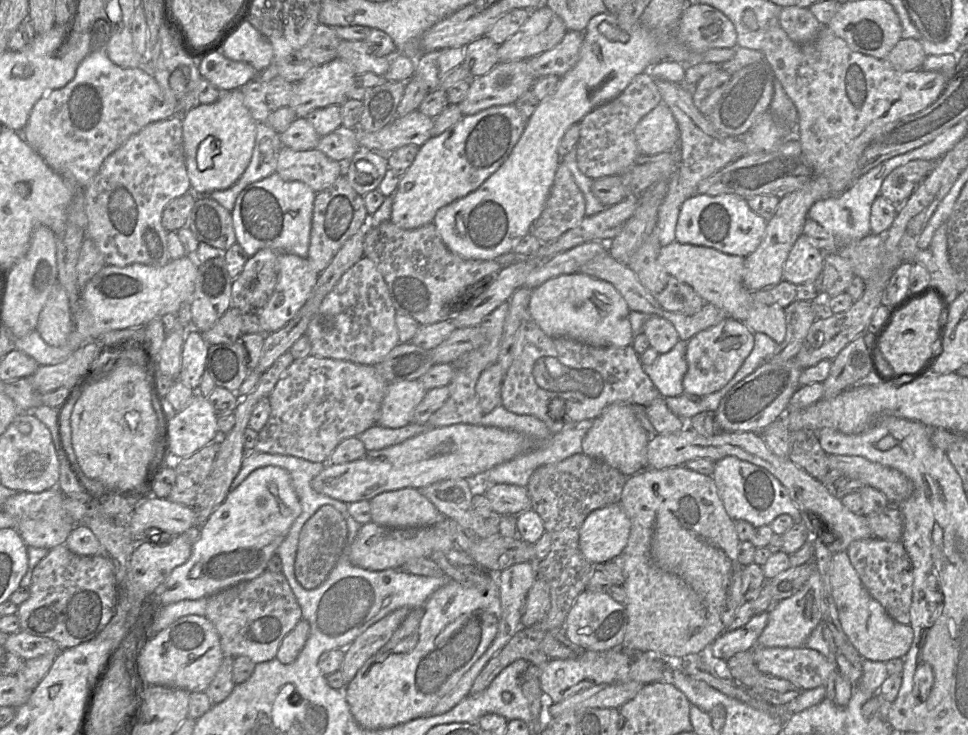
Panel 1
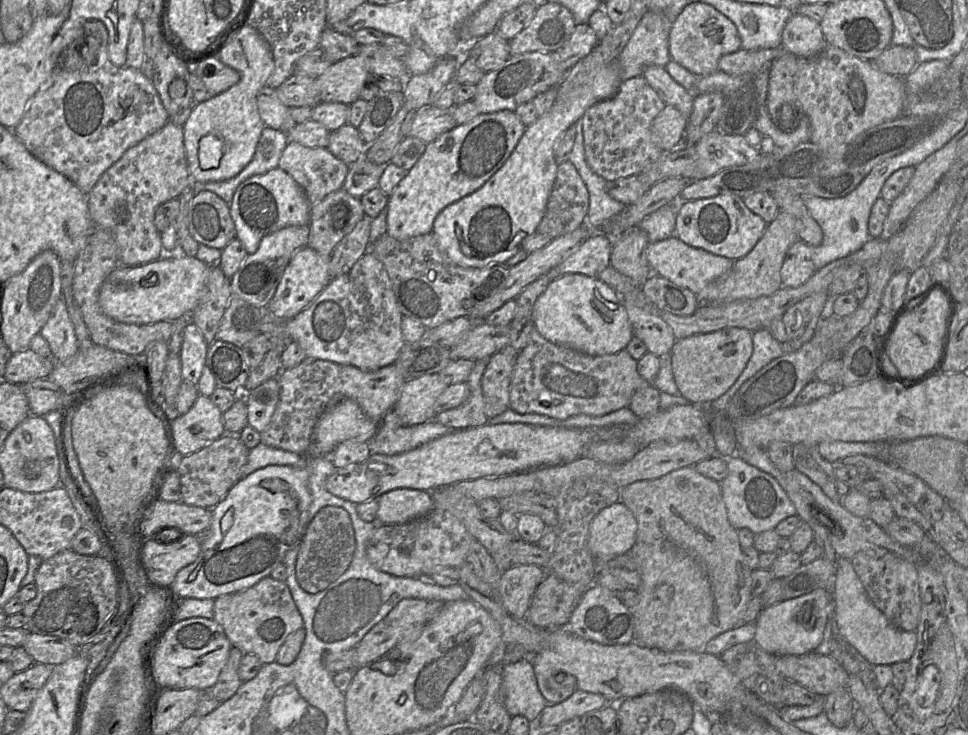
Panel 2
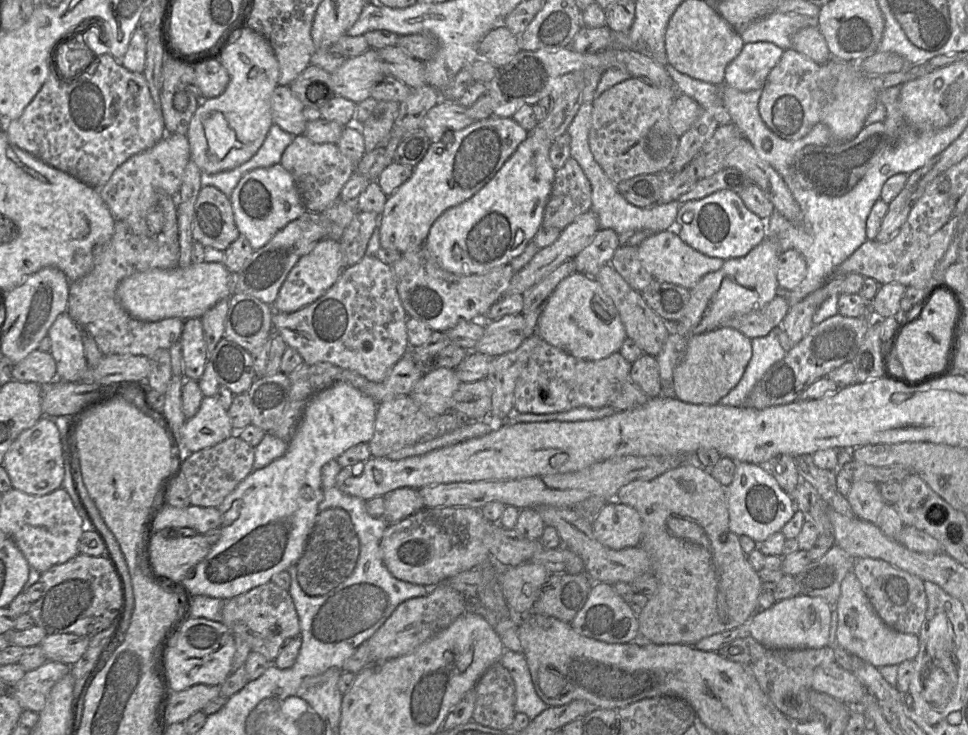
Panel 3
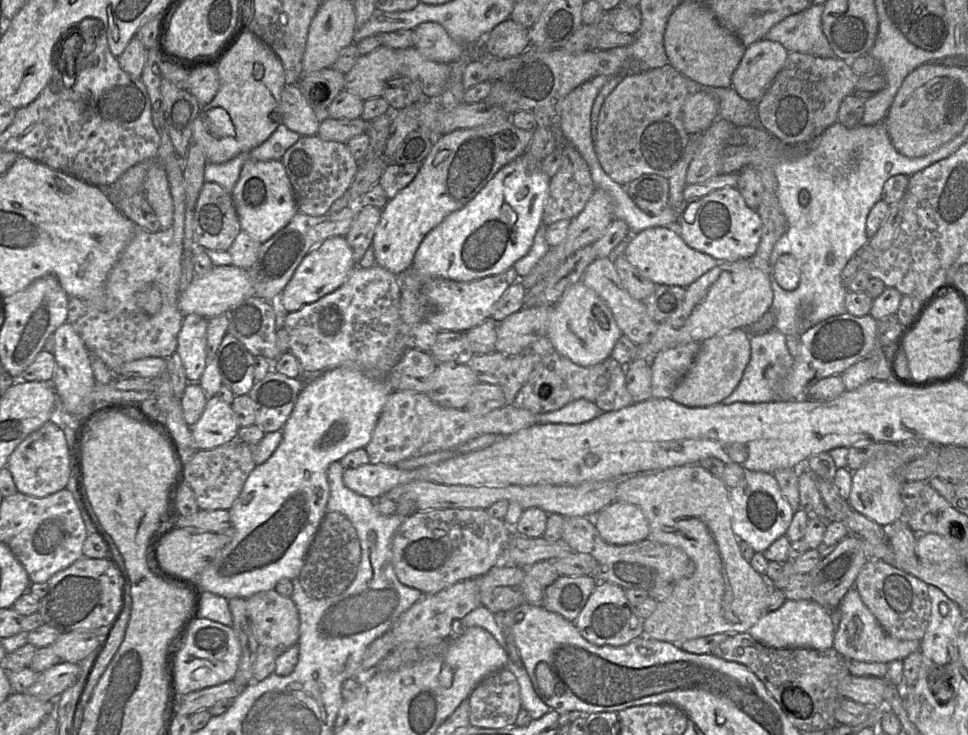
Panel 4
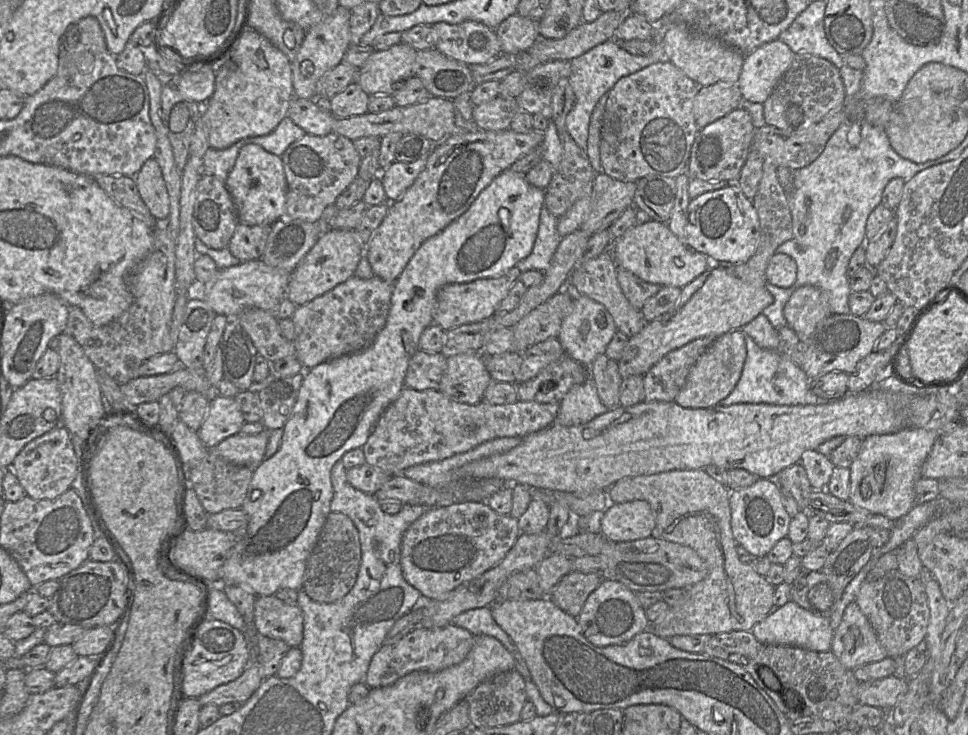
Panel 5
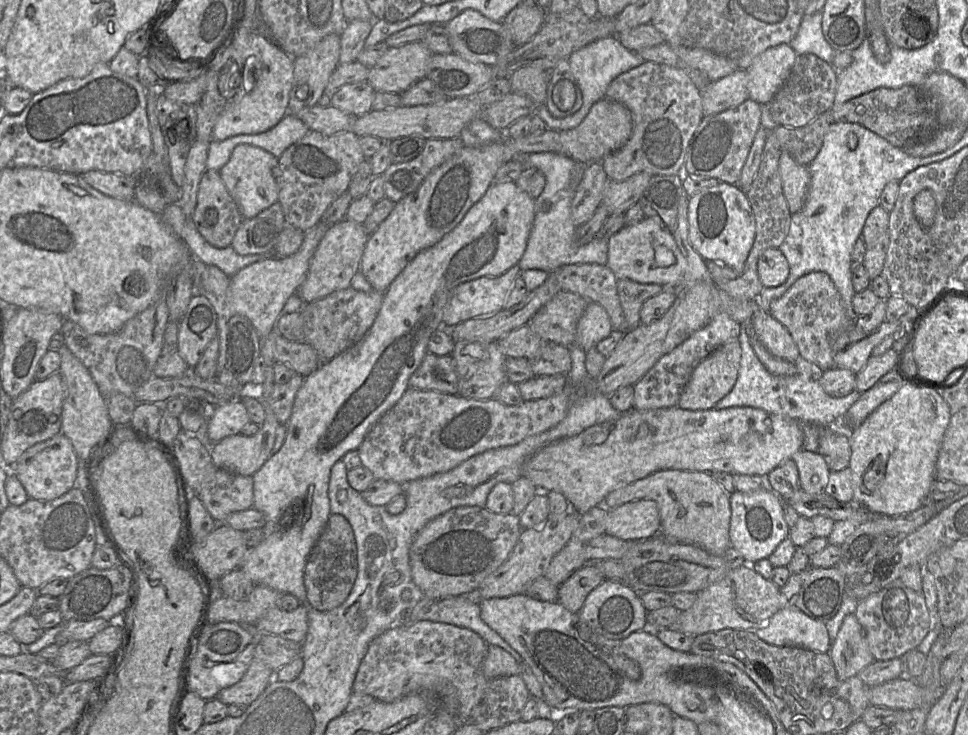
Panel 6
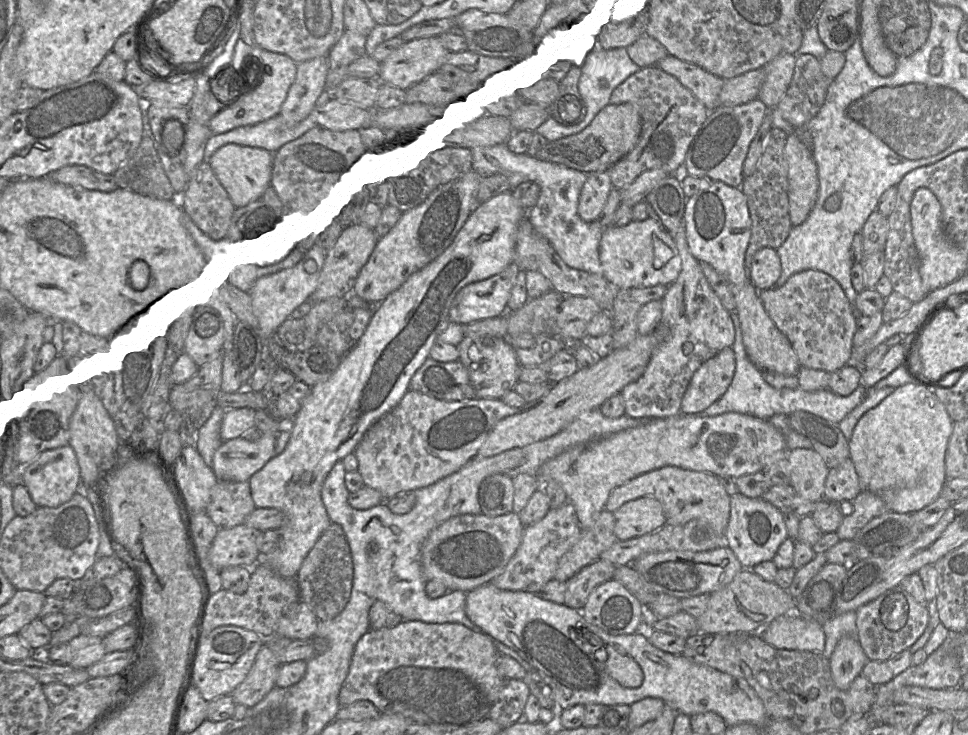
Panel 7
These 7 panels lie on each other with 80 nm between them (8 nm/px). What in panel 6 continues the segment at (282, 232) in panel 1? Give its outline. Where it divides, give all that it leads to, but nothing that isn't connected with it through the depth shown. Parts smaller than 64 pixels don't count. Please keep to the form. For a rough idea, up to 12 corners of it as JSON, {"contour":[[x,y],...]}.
{"contour":[[240,144],[219,170],[243,218],[278,202],[278,158]]}

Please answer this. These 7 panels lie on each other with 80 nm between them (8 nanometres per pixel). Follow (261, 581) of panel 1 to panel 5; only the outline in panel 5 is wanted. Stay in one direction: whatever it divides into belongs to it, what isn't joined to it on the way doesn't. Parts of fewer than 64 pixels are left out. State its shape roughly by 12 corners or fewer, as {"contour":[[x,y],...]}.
{"contour":[[275,595],[257,596],[262,636],[299,647],[303,613]]}

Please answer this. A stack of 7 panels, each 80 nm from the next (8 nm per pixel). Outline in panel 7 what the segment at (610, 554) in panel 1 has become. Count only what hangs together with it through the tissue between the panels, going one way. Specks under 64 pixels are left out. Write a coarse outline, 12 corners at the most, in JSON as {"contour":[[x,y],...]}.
{"contour":[[650,496],[613,512],[614,534],[627,541],[666,524]]}

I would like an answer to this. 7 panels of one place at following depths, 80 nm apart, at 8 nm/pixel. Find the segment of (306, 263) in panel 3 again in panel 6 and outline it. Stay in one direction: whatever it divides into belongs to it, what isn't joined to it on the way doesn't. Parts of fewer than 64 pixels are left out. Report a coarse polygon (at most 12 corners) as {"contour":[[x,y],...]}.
{"contour":[[344,218],[321,239],[295,294],[309,304],[348,288],[369,234]]}

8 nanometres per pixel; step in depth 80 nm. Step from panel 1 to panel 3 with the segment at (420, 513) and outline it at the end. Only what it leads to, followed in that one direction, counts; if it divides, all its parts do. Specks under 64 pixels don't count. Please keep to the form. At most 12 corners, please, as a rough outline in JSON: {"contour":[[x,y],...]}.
{"contour":[[418,489],[384,495],[383,518],[396,523],[424,508]]}

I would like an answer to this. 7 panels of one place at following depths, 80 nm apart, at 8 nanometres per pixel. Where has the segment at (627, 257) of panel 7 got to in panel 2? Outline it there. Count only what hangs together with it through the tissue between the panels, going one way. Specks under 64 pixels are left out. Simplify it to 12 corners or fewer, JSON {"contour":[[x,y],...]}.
{"contour":[[676,235],[650,243],[653,273],[700,294],[729,258]]}

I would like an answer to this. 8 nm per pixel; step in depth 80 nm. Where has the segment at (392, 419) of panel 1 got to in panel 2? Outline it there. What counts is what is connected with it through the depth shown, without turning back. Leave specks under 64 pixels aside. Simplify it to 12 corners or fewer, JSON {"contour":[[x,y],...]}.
{"contour":[[440,373],[407,380],[393,410],[403,426],[435,420]]}

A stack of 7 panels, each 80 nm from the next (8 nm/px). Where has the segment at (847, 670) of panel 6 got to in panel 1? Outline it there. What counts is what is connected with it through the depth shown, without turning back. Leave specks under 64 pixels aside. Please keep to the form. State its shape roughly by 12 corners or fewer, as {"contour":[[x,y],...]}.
{"contour":[[846,552],[830,582],[842,630],[860,656],[903,659],[914,637],[871,597]]}

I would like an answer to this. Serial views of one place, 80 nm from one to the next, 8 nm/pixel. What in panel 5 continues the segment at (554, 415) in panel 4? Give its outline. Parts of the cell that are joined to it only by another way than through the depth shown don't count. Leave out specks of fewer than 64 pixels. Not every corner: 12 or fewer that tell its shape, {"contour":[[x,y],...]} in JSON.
{"contour":[[590,370],[559,404],[551,425],[581,425],[609,411]]}

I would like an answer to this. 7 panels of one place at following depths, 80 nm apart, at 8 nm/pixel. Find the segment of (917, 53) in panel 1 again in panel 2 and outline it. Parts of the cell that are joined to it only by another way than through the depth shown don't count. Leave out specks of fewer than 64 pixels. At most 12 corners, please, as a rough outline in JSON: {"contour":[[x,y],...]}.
{"contour":[[890,45],[871,62],[905,77],[917,66],[910,46]]}

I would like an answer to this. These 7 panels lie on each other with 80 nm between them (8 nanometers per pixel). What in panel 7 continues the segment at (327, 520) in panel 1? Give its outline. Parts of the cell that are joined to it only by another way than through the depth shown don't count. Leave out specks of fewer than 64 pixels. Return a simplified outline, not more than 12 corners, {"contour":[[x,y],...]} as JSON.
{"contour":[[331,523],[297,574],[300,601],[319,621],[347,605],[354,566]]}

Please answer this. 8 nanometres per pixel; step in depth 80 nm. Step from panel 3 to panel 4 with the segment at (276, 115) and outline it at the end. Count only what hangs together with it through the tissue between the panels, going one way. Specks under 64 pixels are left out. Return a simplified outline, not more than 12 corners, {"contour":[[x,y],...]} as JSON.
{"contour":[[297,84],[281,94],[282,123],[315,136],[320,121]]}

